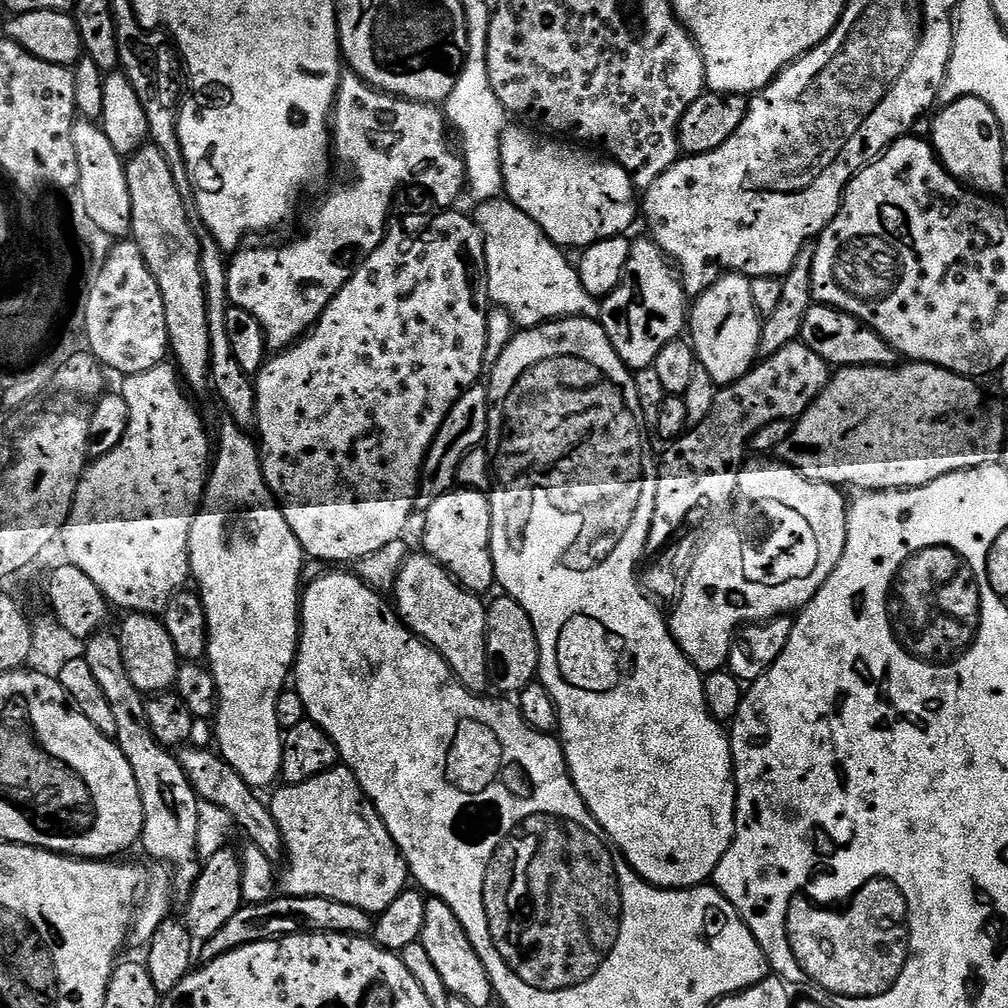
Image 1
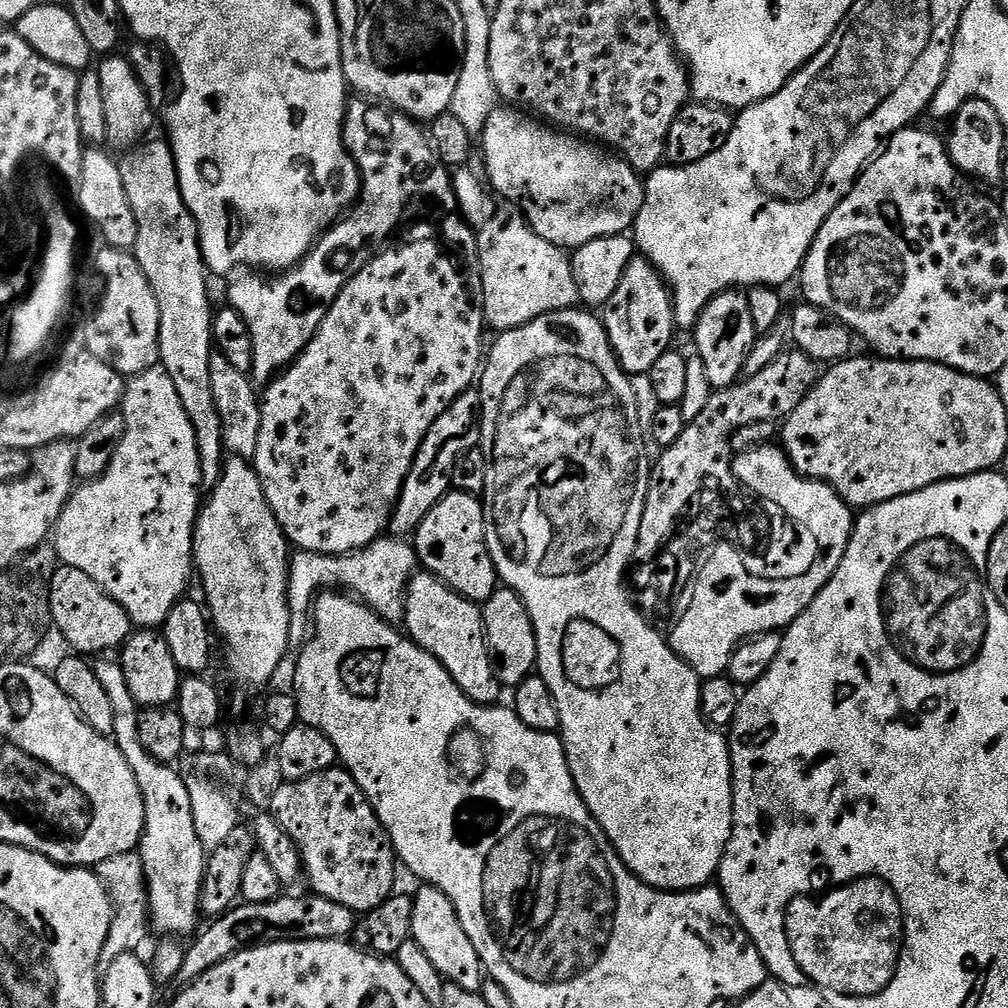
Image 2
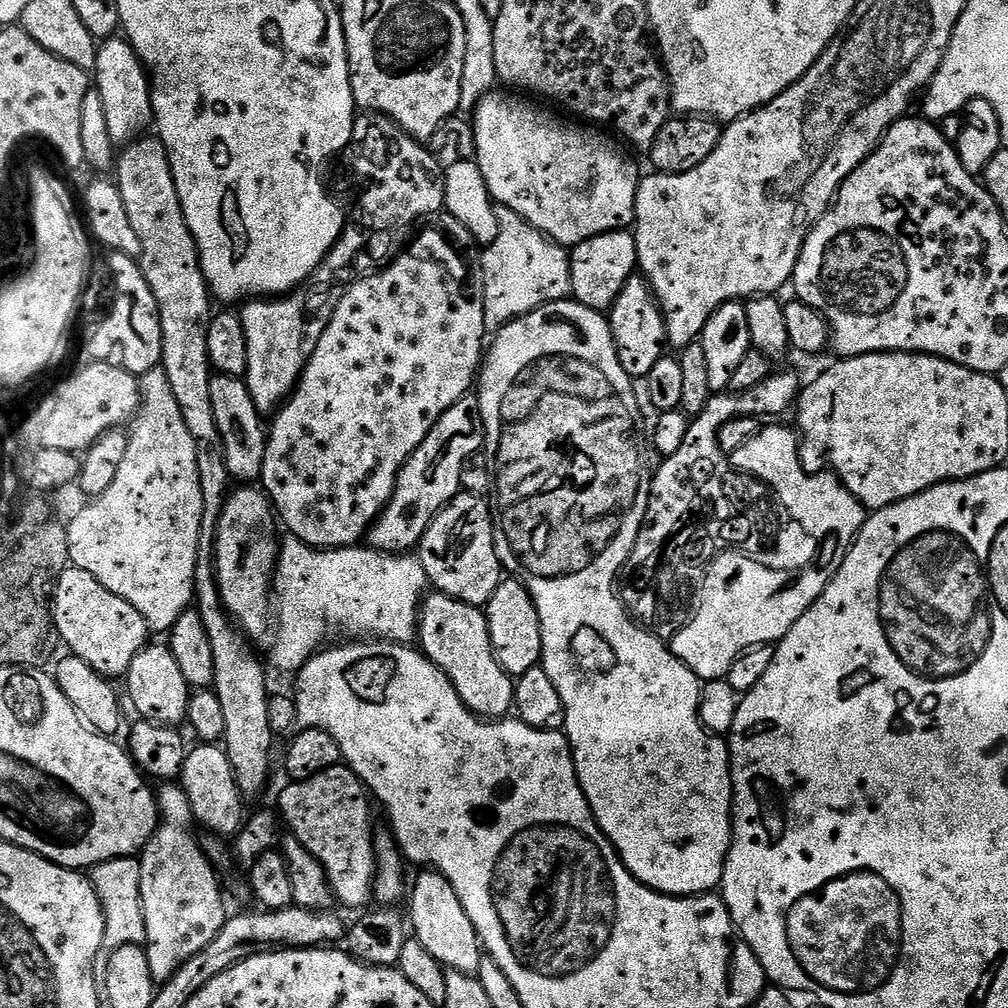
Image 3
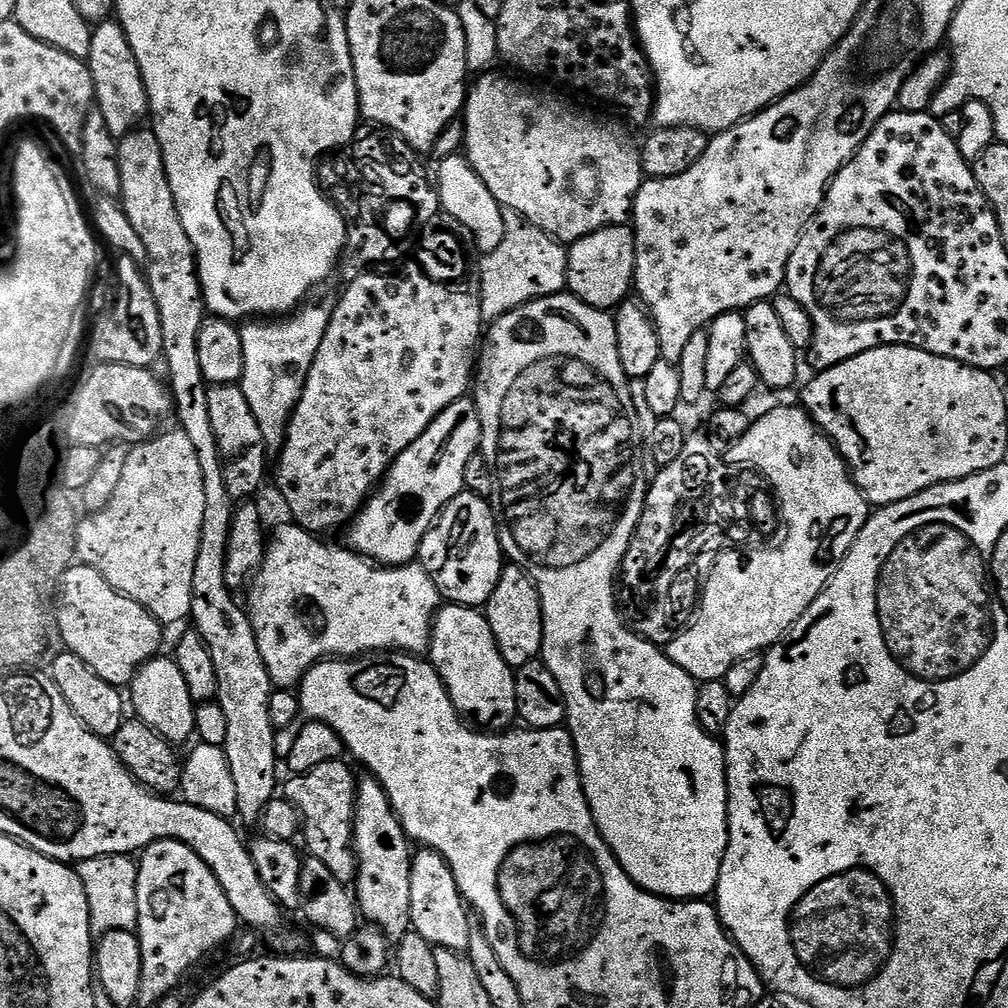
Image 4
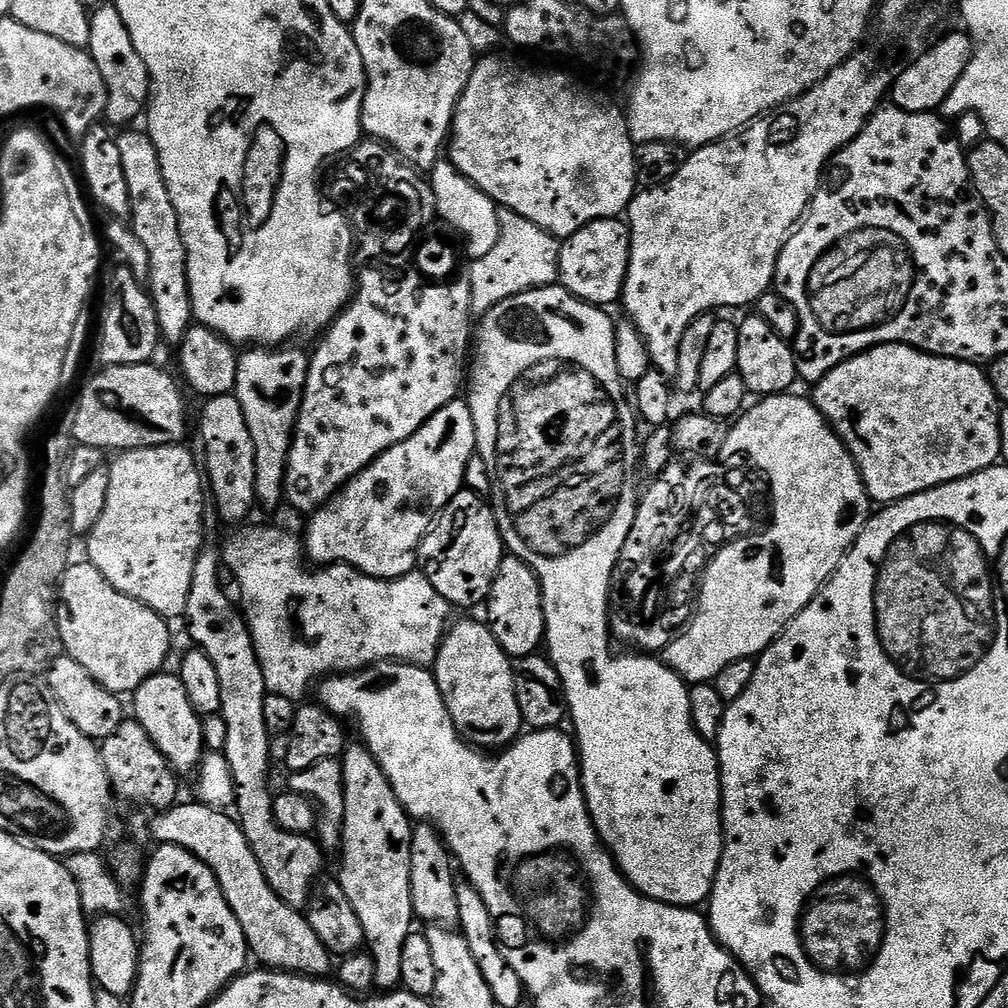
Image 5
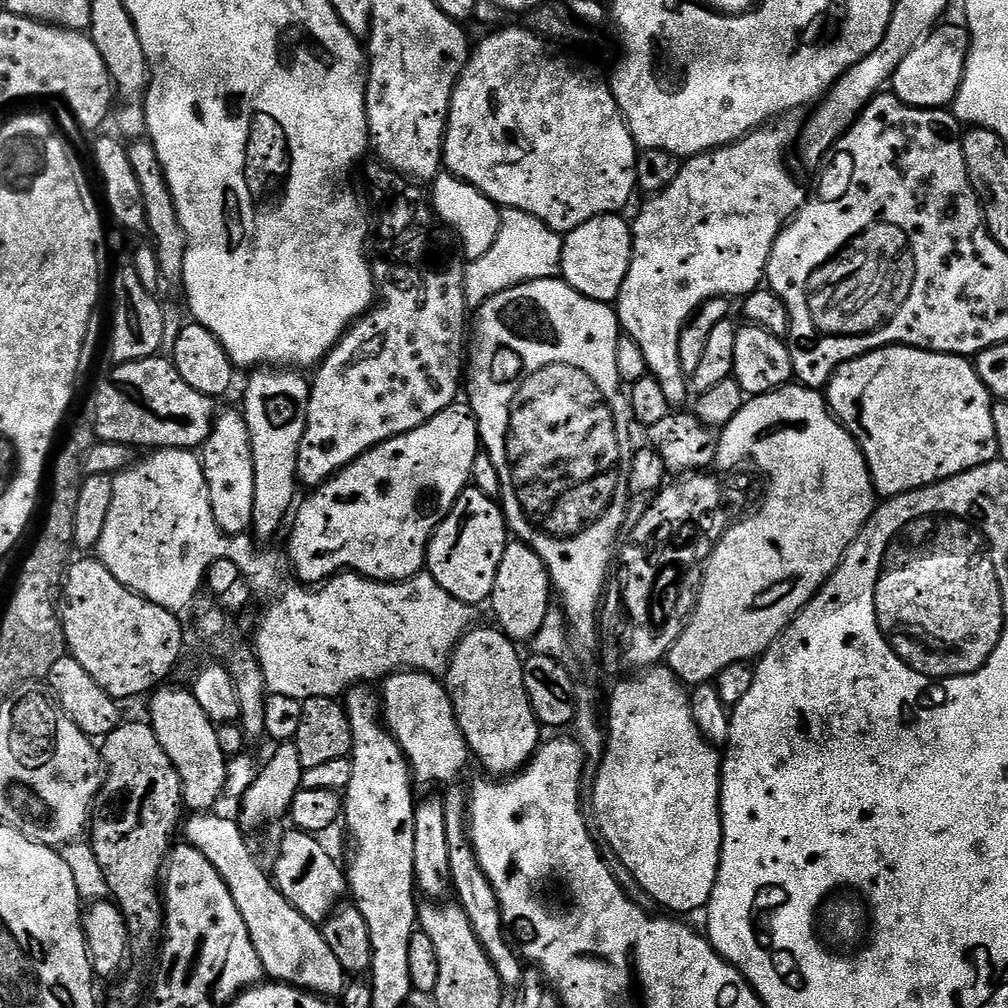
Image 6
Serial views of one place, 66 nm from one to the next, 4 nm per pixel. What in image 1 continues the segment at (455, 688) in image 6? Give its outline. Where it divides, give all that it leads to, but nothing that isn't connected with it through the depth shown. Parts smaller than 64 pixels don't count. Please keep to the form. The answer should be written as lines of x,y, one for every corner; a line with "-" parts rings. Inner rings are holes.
427,554
409,555
396,579
394,607
415,636
426,641
452,667
456,679
469,692
489,691
486,654
488,610
477,593
463,588
440,563

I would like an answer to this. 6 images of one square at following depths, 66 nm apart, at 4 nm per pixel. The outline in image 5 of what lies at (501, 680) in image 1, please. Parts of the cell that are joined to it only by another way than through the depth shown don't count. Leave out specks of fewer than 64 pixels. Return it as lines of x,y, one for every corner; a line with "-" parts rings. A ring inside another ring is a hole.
511,554
505,555
492,583
492,589
486,601
487,608
487,626
494,634
494,638
498,638
498,646
502,646
505,654
513,658
523,658
537,655
541,651
546,640
544,599
540,580
526,562

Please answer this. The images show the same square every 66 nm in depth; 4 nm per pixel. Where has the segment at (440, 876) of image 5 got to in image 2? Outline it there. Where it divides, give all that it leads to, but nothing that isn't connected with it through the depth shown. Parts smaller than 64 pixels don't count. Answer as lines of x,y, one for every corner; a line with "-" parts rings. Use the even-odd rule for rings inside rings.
424,884
414,892
412,905
412,939
418,942
418,946
422,946
422,950
426,950
426,958
434,962
434,970
438,970
438,974
442,974
449,984
457,984
471,992
480,992
486,979
484,965
480,962
478,950
474,950
474,942
470,942
466,930
462,930
454,902
446,898
442,890
432,884

